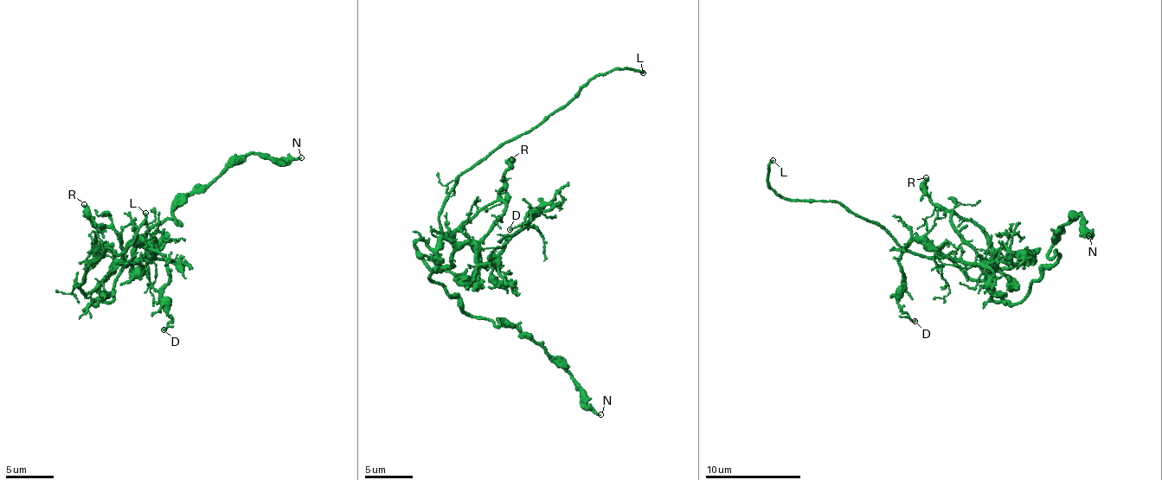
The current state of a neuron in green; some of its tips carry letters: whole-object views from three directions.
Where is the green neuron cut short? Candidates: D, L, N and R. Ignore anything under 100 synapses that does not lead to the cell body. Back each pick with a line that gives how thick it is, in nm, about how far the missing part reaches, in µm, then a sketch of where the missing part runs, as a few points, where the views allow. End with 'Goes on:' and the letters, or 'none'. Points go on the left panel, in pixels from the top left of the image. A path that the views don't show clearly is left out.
L: calibre 180 nm; missing 30 µm; course (145, 213), (133, 200), (130, 168), (95, 119), (77, 82), (52, 44), (35, 26), (28, 25), (18, 16)
Goes on: L

